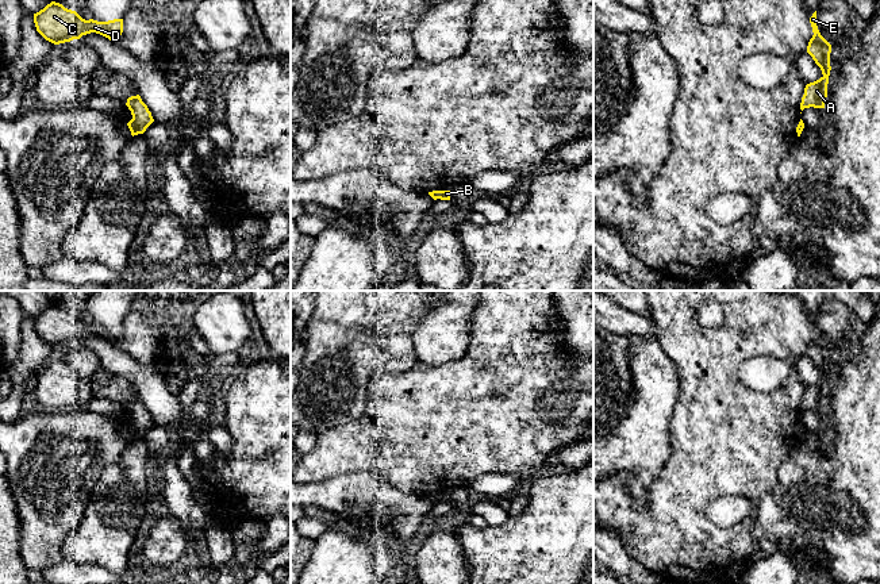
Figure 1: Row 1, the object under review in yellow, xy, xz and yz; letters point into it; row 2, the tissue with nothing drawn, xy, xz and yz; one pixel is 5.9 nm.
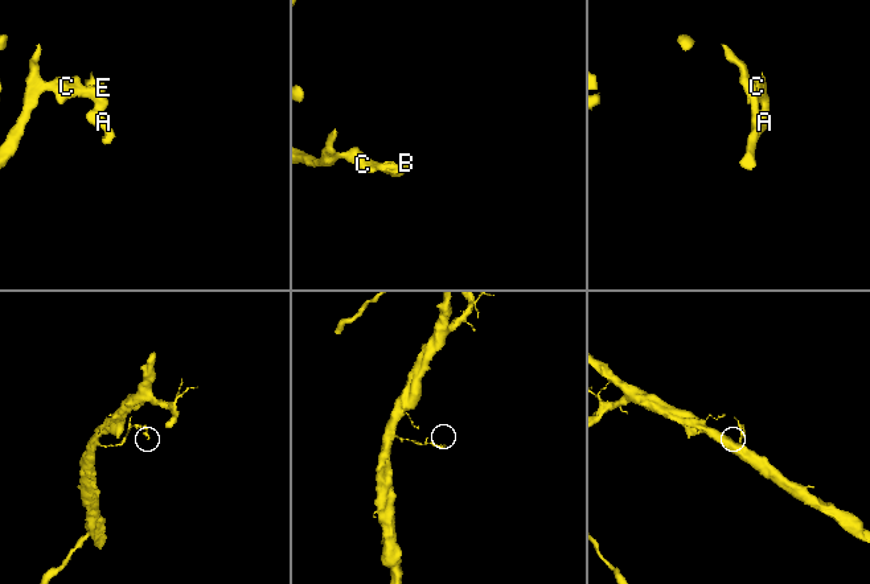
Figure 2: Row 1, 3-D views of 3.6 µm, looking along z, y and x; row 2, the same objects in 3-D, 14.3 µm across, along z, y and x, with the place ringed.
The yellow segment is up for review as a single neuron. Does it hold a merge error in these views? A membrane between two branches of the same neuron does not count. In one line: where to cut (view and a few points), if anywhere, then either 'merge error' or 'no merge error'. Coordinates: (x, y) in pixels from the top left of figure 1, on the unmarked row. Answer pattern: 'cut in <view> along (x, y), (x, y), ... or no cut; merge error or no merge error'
no cut; no merge error

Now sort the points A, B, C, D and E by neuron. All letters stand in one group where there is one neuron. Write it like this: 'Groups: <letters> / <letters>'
Groups: A B C D E

